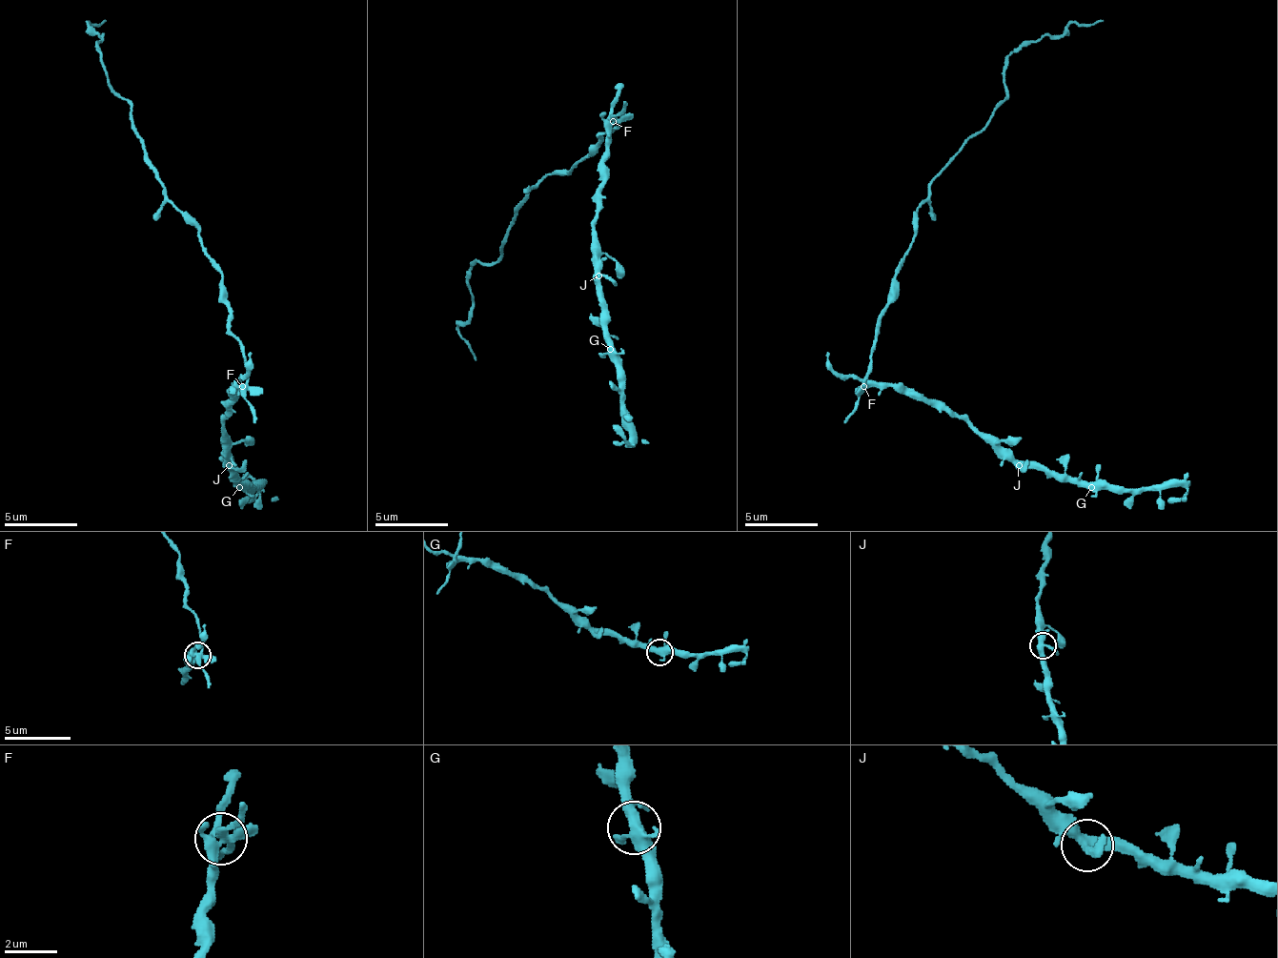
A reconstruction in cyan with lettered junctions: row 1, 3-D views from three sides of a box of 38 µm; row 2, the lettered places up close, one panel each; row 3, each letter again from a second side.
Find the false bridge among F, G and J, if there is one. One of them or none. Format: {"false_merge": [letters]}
{"false_merge": ["F"]}

